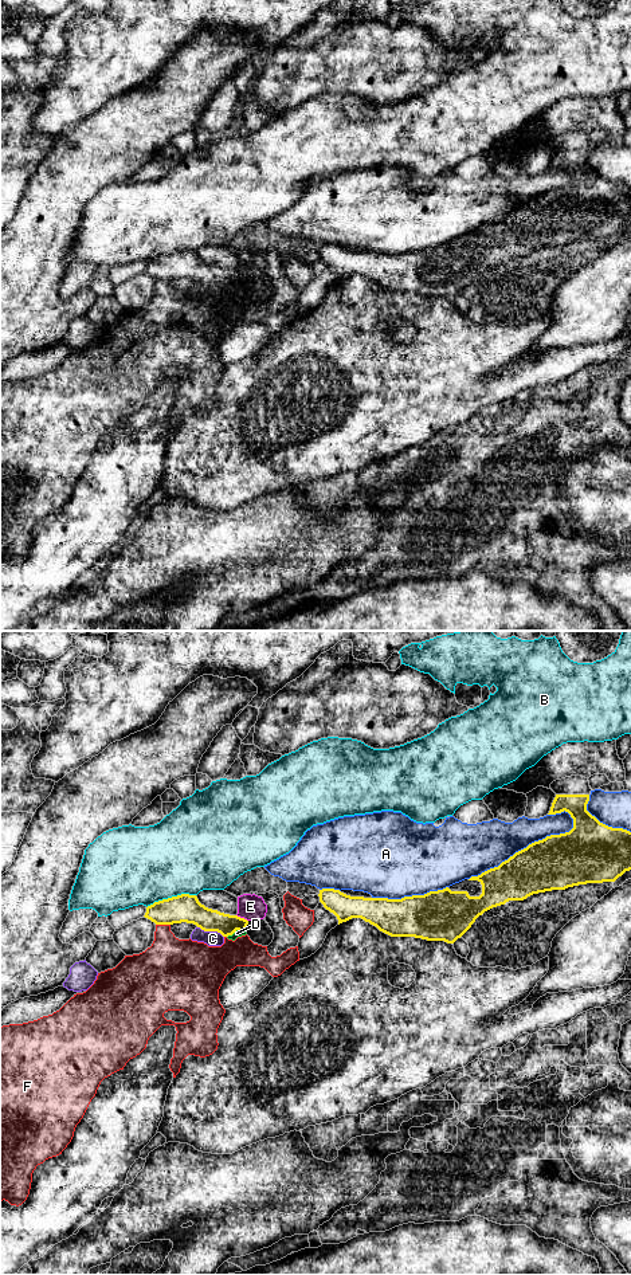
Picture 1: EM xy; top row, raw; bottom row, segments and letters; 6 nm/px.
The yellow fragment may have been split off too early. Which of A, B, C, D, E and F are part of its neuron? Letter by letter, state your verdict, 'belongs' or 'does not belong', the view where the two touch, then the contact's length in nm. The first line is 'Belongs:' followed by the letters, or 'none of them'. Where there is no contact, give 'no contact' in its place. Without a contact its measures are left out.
Belongs: none of them
A: does not belong; meets yellow in xy; contact 750 nm long
B: does not belong; meets yellow in xy; contact 300 nm long
C: does not belong; meets yellow in xy; contact 170 nm long
D: does not belong; meets yellow in xy; contact 120 nm long
E: does not belong; meets yellow in xy; contact 80 nm long
F: does not belong; meets yellow in xy; contact 90 nm long

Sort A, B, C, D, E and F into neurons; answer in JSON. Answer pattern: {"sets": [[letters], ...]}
{"sets": [["A"], ["B"], ["C"], ["D", "F"], ["E"]]}

